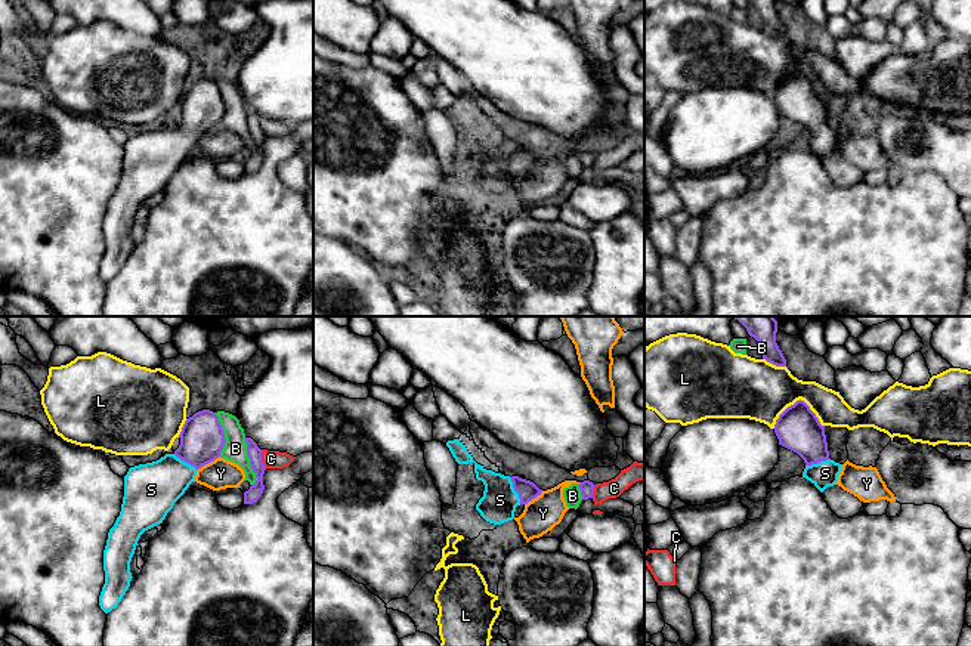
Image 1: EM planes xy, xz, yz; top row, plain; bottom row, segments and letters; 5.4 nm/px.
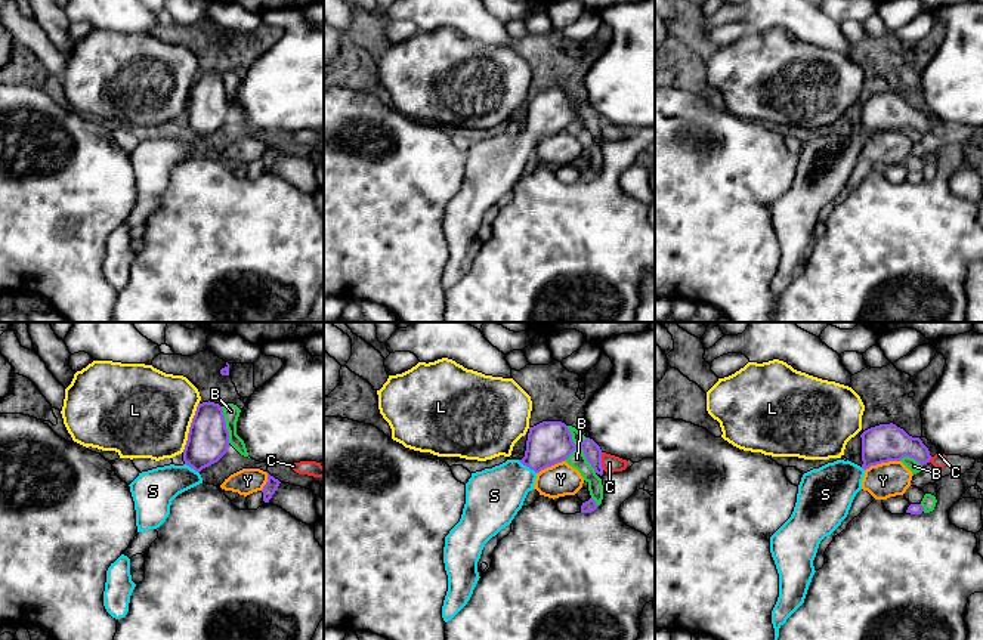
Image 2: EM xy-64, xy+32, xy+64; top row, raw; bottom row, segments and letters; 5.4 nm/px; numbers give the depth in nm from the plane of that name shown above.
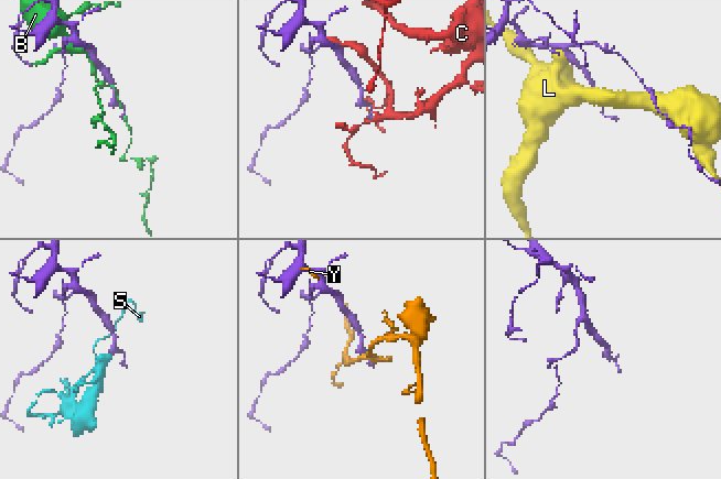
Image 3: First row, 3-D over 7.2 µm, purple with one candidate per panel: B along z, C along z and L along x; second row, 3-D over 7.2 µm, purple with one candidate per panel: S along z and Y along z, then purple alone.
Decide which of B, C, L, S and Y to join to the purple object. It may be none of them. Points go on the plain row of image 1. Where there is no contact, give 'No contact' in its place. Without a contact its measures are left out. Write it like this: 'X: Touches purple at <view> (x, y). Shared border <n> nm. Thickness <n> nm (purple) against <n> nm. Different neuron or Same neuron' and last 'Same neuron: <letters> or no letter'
B: Touches purple at xy (250, 130). Shared border 260 nm. Thickness 80 nm (purple) against 130 nm. Different neuron
C: Touches purple at xy (260, 127). Shared border 110 nm. Thickness 80 nm (purple) against 100 nm. Different neuron
L: Touches purple at yz (800, 68). Shared border 280 nm. Thickness 240 nm (purple) against 320 nm. Different neuron
S: Touches purple at xz (515, 158). Shared border 160 nm. Thickness 110 nm (purple) against 190 nm. Same neuron
Y: Touches purple at xy (207, 132). Shared border 150 nm. Thickness 240 nm (purple) against 160 nm. Different neuron
Same neuron: S

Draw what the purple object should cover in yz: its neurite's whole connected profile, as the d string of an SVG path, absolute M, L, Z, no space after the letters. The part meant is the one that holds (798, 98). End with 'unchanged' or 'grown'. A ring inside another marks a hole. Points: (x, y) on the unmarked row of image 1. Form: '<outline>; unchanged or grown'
M804 69L788 75L776 89L779 114L797 121L805 132L803 146L820 161L838 151L842 133L829 127L825 95Z; grown

